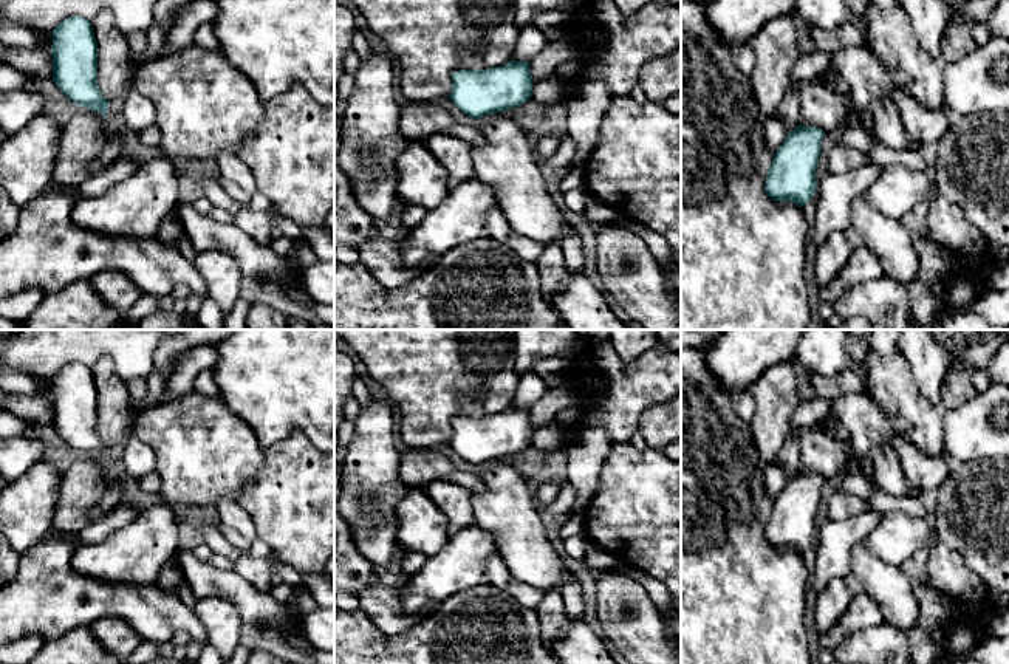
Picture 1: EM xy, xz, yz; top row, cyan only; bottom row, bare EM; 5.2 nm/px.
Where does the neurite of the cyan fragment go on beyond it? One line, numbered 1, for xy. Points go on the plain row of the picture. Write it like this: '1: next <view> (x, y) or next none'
1: next none

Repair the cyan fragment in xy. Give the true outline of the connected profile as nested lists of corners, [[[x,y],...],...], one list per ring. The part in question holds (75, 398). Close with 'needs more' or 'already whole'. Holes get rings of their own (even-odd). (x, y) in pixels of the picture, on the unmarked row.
[[[68,364],[53,378],[53,429],[79,454],[107,464],[108,447],[97,433],[97,390],[91,368]]]; already whole

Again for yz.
[[[797,472],[789,477],[774,501],[764,536],[774,548],[791,548],[803,554],[816,540],[816,515],[825,478]]]; already whole

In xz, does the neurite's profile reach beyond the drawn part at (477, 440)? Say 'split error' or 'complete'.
complete

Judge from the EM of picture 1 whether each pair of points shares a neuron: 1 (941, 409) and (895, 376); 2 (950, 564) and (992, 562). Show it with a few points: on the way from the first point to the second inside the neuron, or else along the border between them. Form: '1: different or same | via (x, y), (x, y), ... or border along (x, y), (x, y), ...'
1: same | via (929, 409), (924, 409), (904, 389)
2: different | border along (940, 539), (989, 588)

